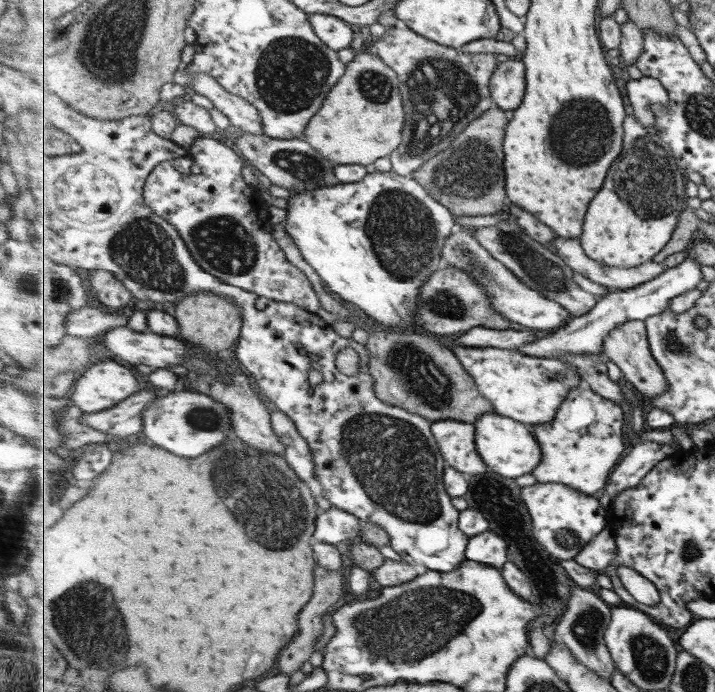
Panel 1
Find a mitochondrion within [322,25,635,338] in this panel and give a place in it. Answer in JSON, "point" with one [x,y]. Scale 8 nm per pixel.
{"point":[446,111]}

